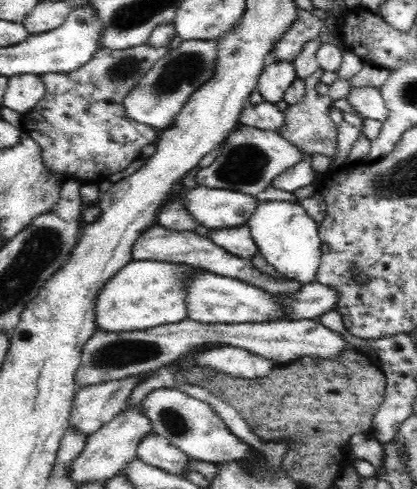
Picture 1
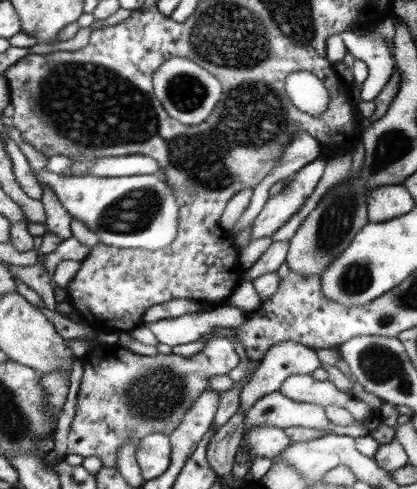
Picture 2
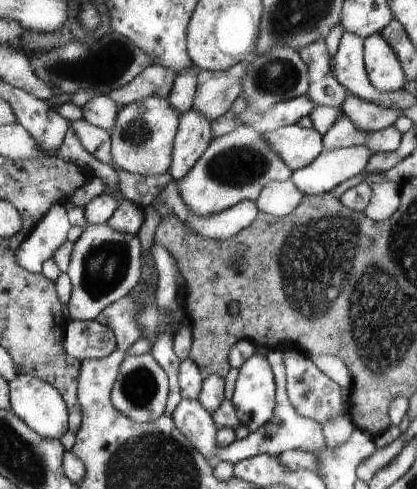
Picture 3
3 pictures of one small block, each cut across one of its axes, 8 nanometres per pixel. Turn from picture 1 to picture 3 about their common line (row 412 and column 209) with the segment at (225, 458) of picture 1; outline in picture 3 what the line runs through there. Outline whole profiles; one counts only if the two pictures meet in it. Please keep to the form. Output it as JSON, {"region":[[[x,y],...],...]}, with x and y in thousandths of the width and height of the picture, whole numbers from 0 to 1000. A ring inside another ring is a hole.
{"region":[[[573,258],[530,282],[511,282],[468,339],[444,356],[444,364],[420,368],[420,376],[439,417],[448,421],[448,434],[477,446],[496,446],[540,434],[583,409],[612,413],[635,376],[688,372],[698,356],[703,352],[693,339],[669,323],[669,315],[655,311],[631,274],[592,258]]]}

